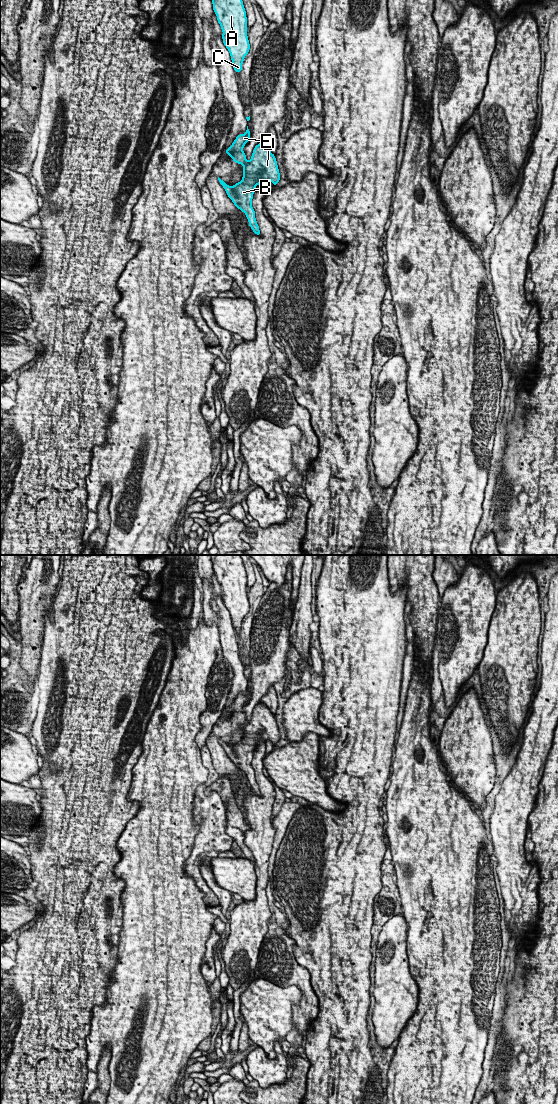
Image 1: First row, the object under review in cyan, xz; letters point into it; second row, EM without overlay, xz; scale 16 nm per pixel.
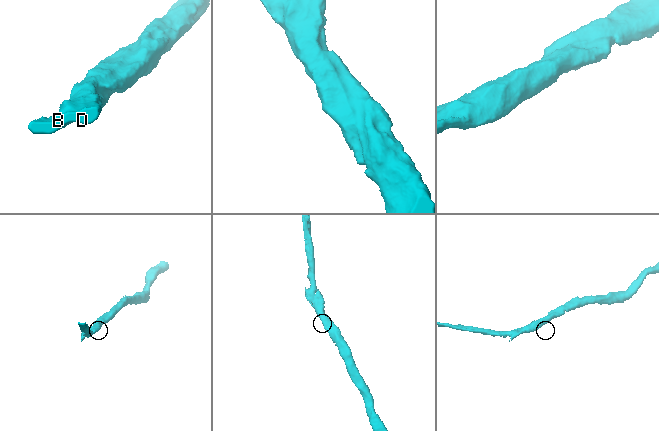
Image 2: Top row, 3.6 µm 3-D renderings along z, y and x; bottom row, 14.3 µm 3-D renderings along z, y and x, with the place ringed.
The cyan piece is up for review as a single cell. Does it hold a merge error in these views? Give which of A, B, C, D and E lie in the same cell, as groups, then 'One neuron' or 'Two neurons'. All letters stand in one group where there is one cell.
Groups: A C E / B D. Two neurons

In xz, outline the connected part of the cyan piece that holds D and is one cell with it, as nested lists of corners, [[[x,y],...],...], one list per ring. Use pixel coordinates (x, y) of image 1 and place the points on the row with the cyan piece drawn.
[[[261,142],[255,146],[251,160],[243,163],[243,177],[241,182],[231,187],[219,177],[218,180],[236,208],[246,214],[249,226],[253,232],[256,235],[261,235],[251,202],[255,187],[258,184],[270,180],[276,186],[279,182],[280,173],[275,155]]]

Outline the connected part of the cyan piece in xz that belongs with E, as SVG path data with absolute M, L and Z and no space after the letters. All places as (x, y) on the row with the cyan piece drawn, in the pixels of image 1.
M247 126L245 134L239 134L232 143L232 145L228 149L226 149L225 153L229 154L234 162L238 164L243 164L246 161L246 155L243 152L243 147L248 142L249 138L250 130Z

